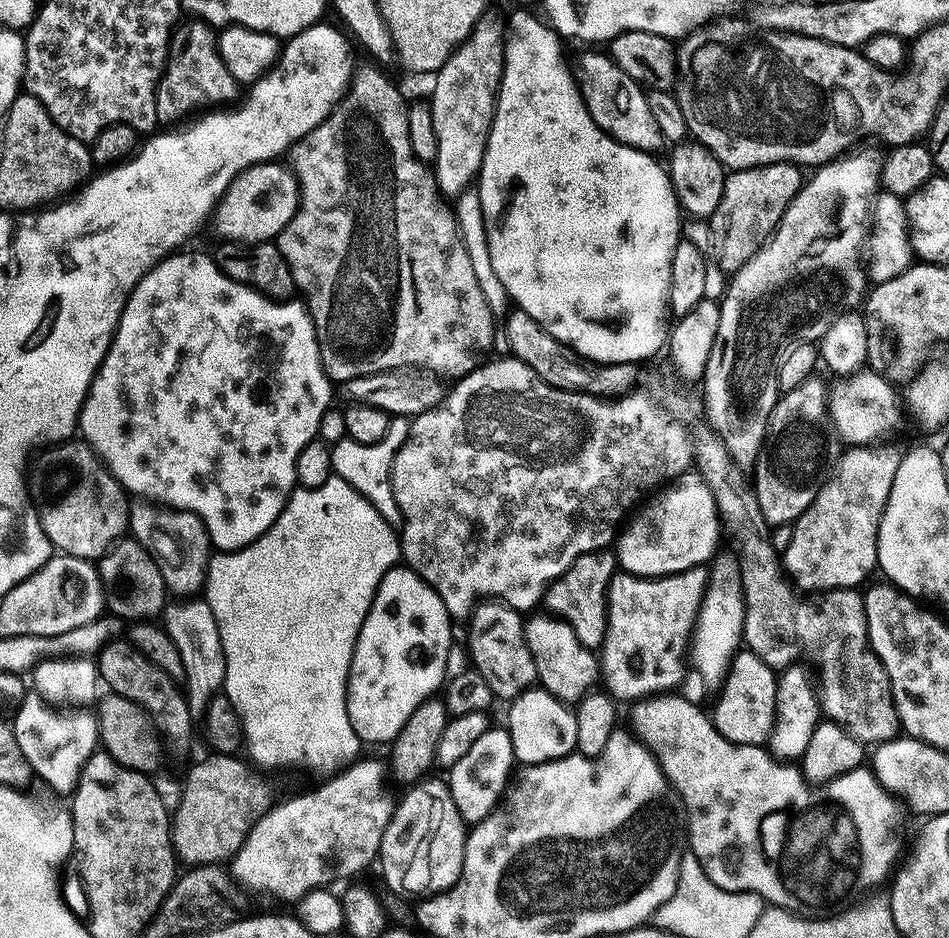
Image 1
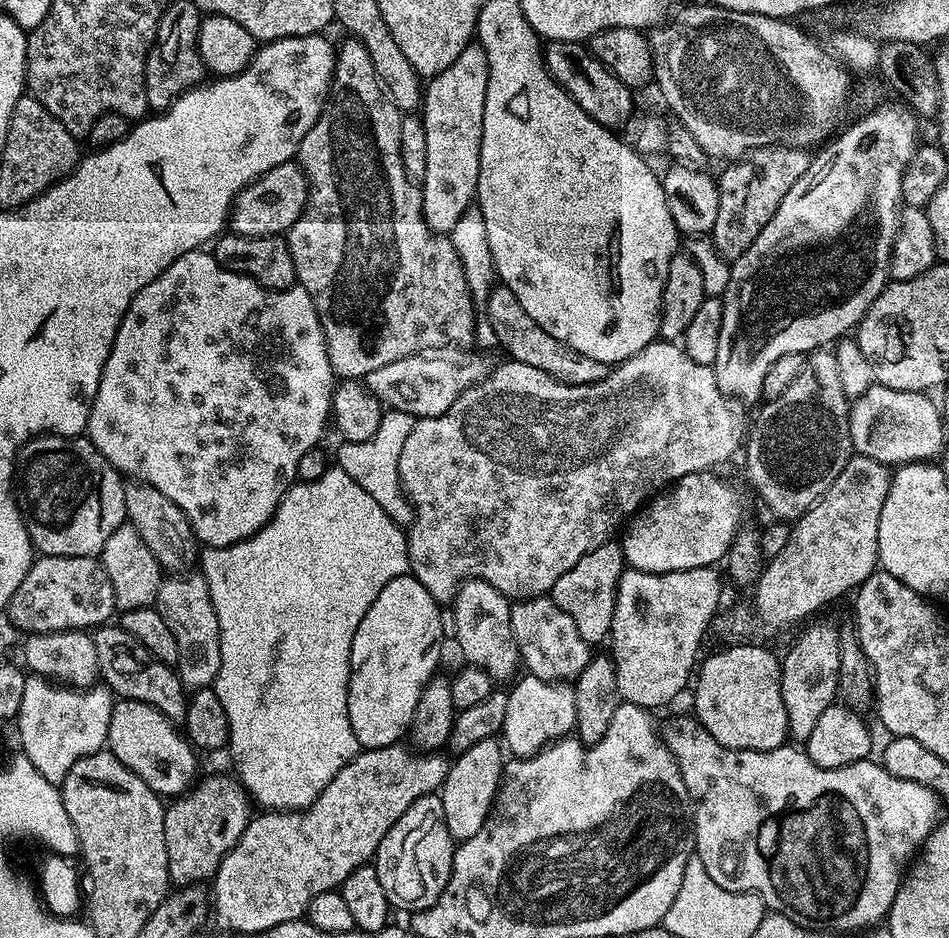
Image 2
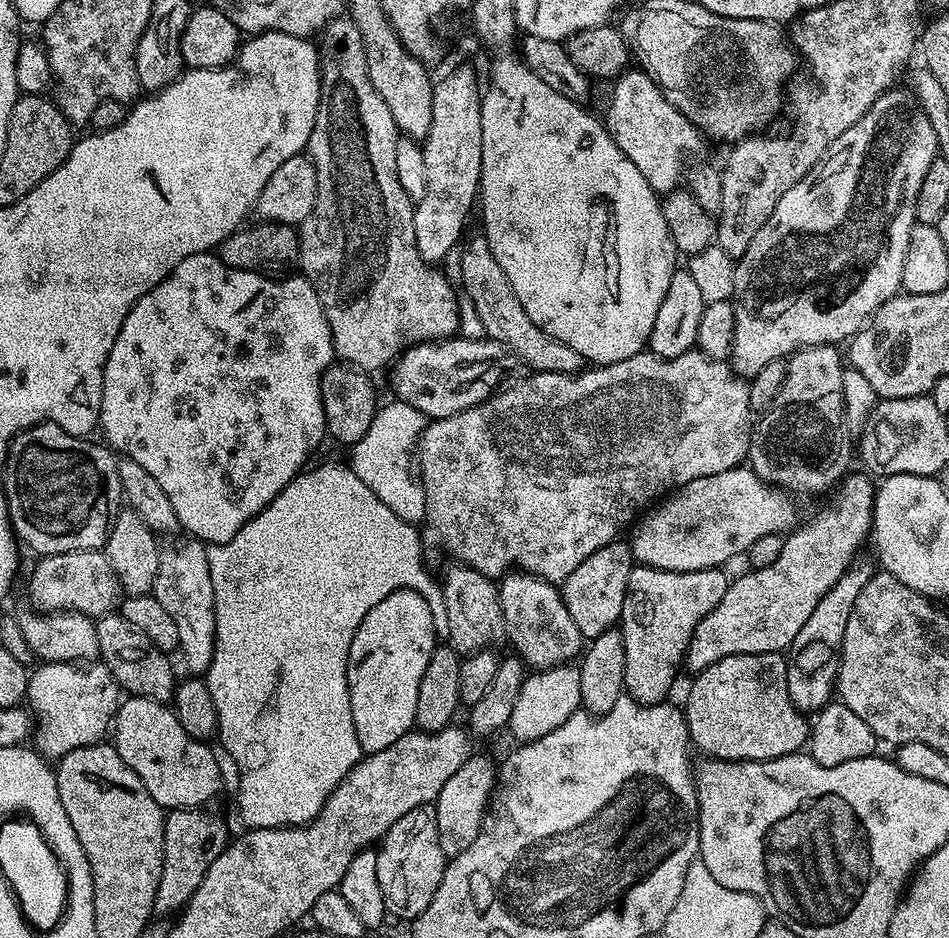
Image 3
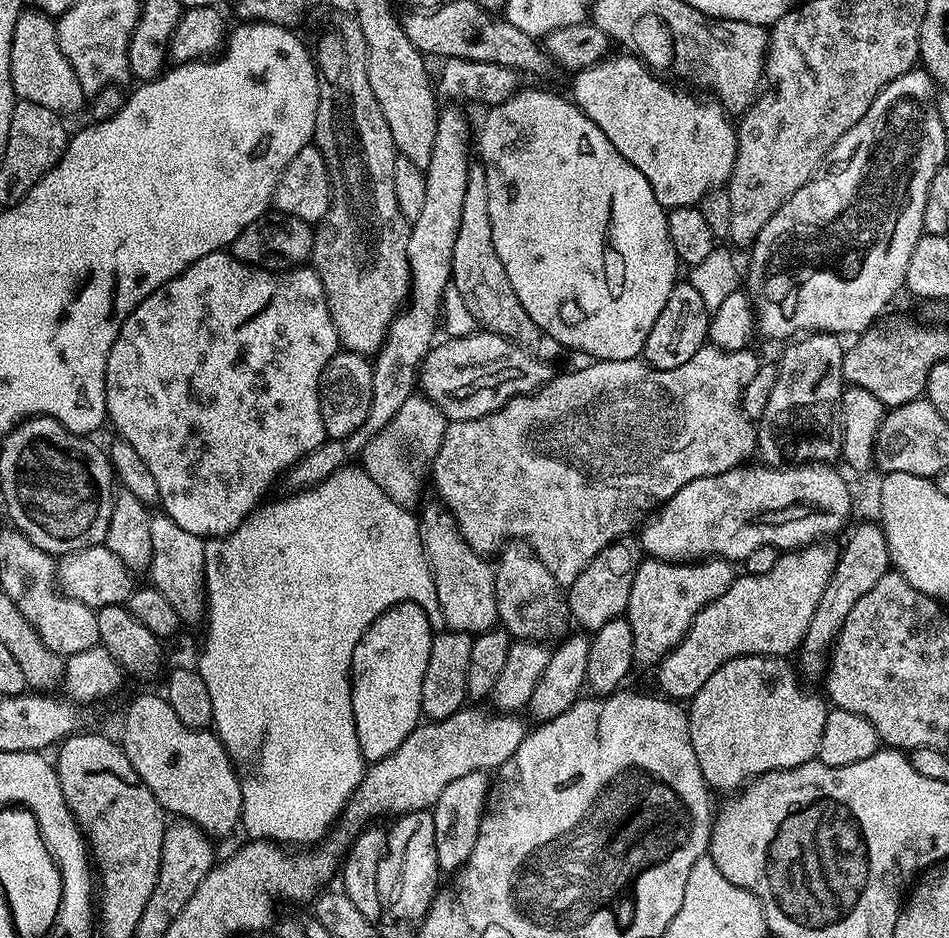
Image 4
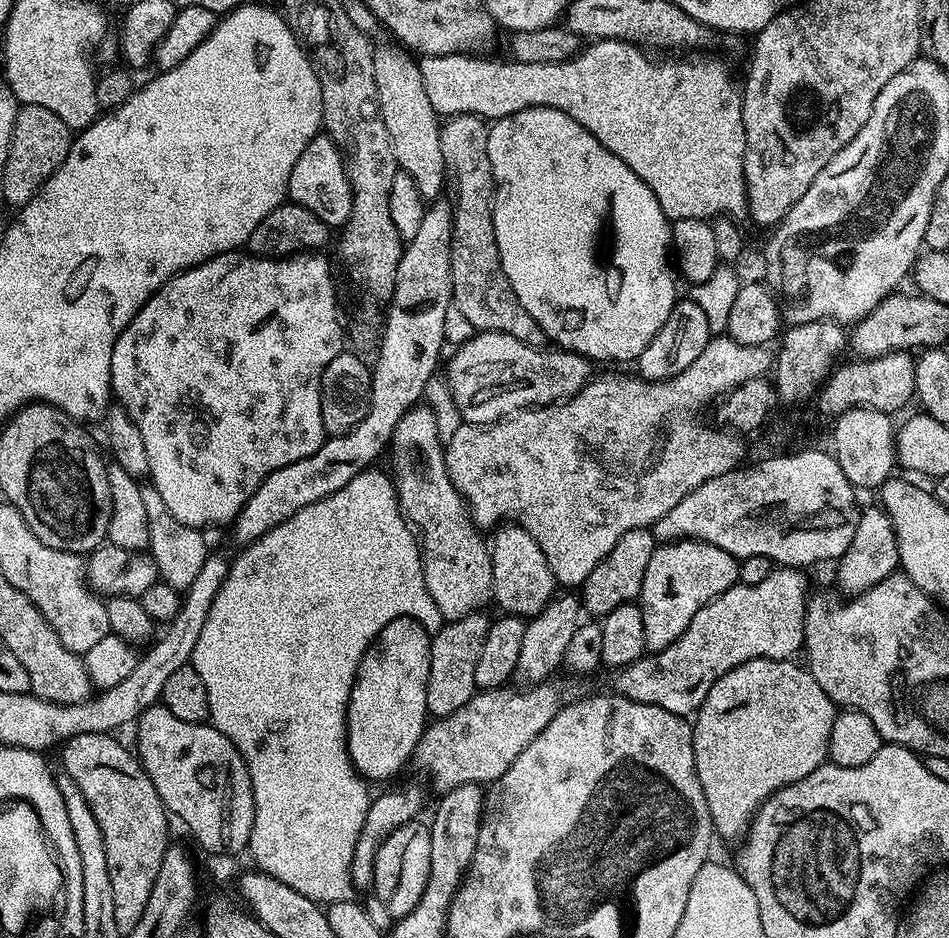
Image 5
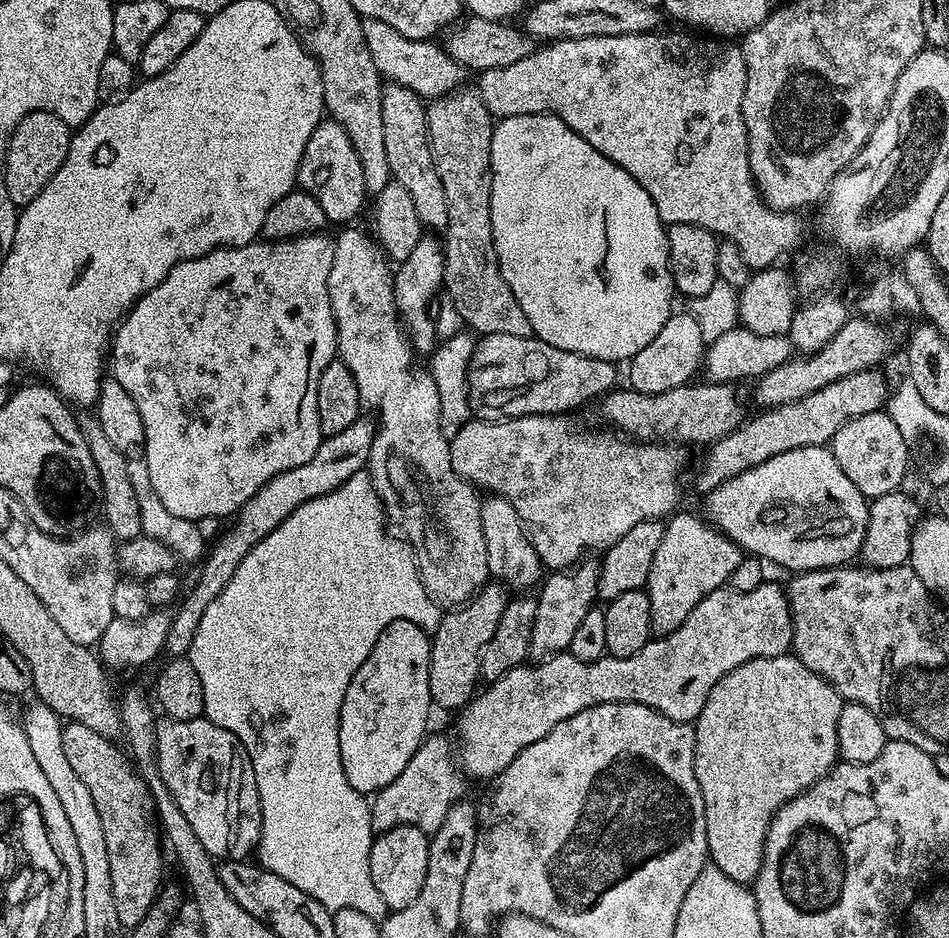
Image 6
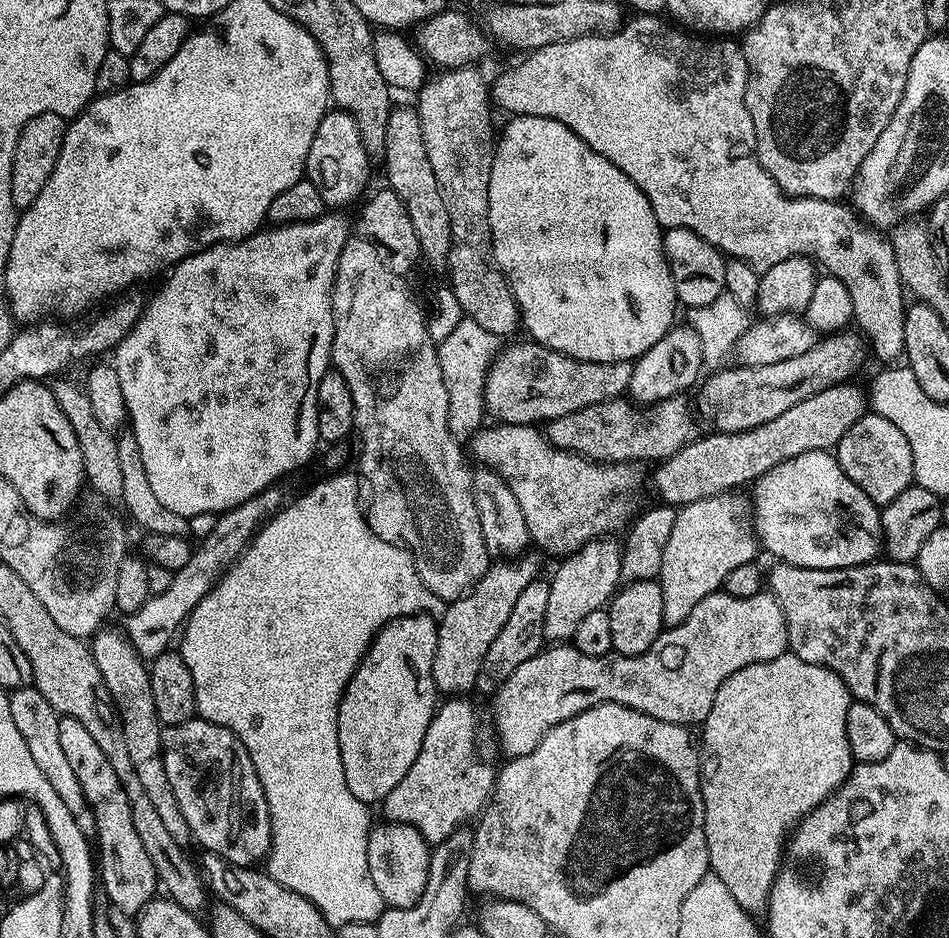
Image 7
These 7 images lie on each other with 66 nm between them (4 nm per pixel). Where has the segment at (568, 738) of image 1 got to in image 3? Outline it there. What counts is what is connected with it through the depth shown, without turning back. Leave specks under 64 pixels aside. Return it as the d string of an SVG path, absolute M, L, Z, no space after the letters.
M575 663L560 664L556 668L546 668L525 675L522 690L518 692L518 702L514 702L514 714L510 714L507 731L512 732L516 742L537 740L550 730L558 730L570 714L581 707L580 669Z

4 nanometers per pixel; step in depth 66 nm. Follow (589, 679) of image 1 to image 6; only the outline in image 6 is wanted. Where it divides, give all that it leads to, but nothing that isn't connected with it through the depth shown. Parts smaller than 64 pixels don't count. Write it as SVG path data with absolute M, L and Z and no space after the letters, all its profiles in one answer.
M485 495L480 502L482 534L486 534L486 562L488 575L509 590L532 590L541 583L542 565L540 555L534 550L532 539L518 518L518 510L501 496Z

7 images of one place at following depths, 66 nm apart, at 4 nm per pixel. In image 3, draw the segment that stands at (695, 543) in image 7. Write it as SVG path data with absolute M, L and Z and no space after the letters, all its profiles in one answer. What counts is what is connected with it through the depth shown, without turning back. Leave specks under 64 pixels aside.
M633 567L618 625L626 646L624 686L633 700L640 704L658 704L667 697L664 695L671 690L676 671L684 664L698 622L702 622L726 594L730 576L724 571L723 567L693 572Z

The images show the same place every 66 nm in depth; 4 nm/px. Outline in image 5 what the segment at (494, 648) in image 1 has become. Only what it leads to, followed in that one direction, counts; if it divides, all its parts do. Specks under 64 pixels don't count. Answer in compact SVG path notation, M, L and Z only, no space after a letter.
M432 408L408 409L393 430L391 450L390 475L396 485L400 510L420 541L420 561L430 598L438 602L445 621L481 611L483 604L492 600L492 553L446 470L444 444Z

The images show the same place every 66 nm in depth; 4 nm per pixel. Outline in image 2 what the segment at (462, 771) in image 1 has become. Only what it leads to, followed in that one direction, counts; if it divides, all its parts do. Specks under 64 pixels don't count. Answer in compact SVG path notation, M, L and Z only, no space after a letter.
M495 738L482 739L469 750L459 753L450 765L447 778L440 791L443 818L453 841L463 842L474 837L485 824L485 819L495 803L496 792L503 779L503 747Z

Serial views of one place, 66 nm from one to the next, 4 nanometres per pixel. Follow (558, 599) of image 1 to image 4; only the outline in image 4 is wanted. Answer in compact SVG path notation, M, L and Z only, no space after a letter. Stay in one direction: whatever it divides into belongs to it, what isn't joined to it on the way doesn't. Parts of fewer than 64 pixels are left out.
M617 542L603 548L588 563L586 570L582 570L582 574L578 574L578 578L574 578L574 582L567 585L566 603L568 611L571 619L575 623L577 620L585 628L581 628L585 633L596 632L602 626L606 626L606 622L624 616L628 611L630 586L634 582L638 556L632 553L630 545L624 543L628 542Z

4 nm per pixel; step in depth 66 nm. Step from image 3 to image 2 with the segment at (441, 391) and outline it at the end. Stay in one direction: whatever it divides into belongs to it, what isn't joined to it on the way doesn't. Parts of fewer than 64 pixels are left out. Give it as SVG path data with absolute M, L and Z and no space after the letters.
M417 354L398 358L398 362L390 362L387 366L378 366L378 370L370 370L370 374L362 377L362 382L380 403L394 411L405 411L413 418L440 416L472 385L484 379L490 371L482 357L473 360L443 360L440 354Z

